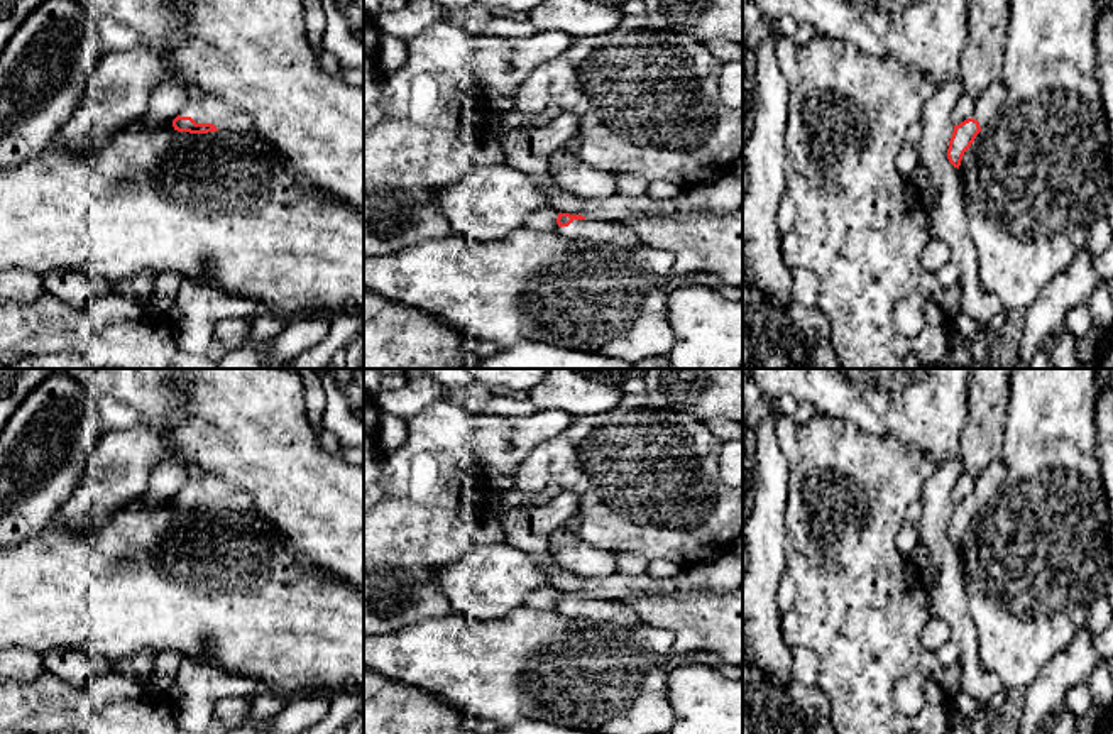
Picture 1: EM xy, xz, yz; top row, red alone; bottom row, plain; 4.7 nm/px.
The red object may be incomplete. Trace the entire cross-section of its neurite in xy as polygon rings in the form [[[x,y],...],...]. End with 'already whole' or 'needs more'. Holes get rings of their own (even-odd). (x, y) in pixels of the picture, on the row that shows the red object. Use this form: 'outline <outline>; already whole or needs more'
outline [[[211,93],[200,100],[188,100],[181,113],[173,120],[178,132],[208,134],[208,132],[245,132],[255,127],[254,117],[240,108],[228,105]]]; needs more

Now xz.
outline [[[558,213],[556,223],[556,233],[570,240],[584,240],[622,250],[633,250],[643,244],[631,228],[621,225],[619,222]]]; needs more

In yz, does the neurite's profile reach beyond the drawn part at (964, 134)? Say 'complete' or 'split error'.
split error

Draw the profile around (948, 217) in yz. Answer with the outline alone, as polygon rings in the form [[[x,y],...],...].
[[[952,81],[939,86],[925,101],[920,115],[920,161],[912,181],[918,189],[927,191],[930,186],[939,189],[937,201],[929,210],[930,237],[951,247],[952,260],[959,267],[962,315],[984,326],[1005,308],[998,296],[986,293],[979,284],[976,247],[966,222],[961,171],[947,159],[954,132],[952,110],[962,93],[961,81]]]

